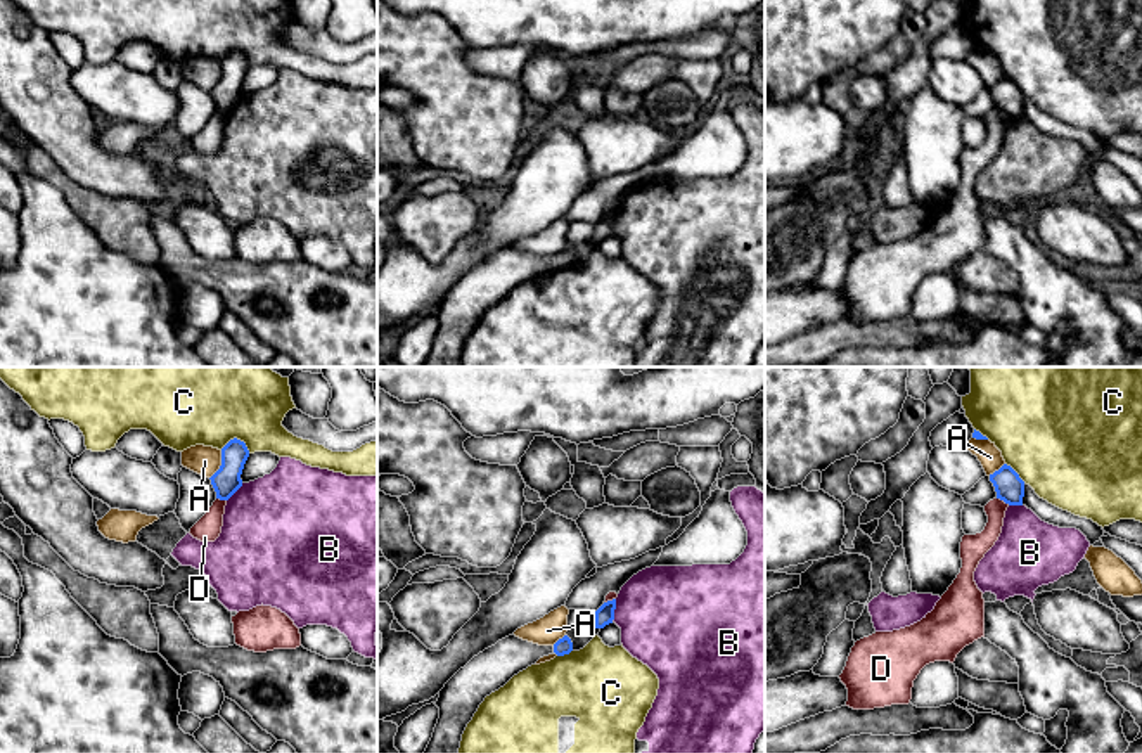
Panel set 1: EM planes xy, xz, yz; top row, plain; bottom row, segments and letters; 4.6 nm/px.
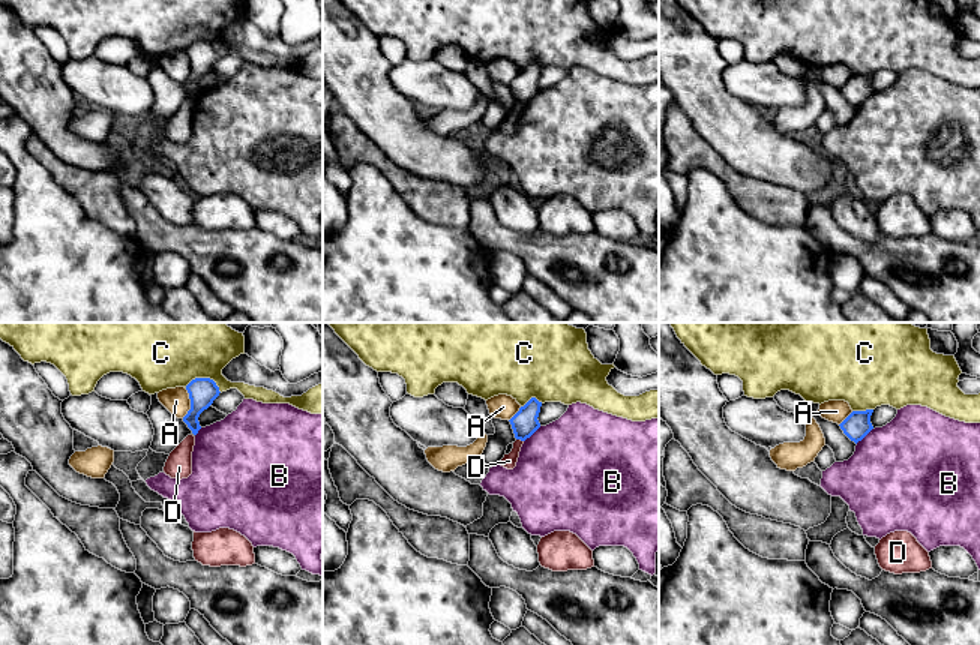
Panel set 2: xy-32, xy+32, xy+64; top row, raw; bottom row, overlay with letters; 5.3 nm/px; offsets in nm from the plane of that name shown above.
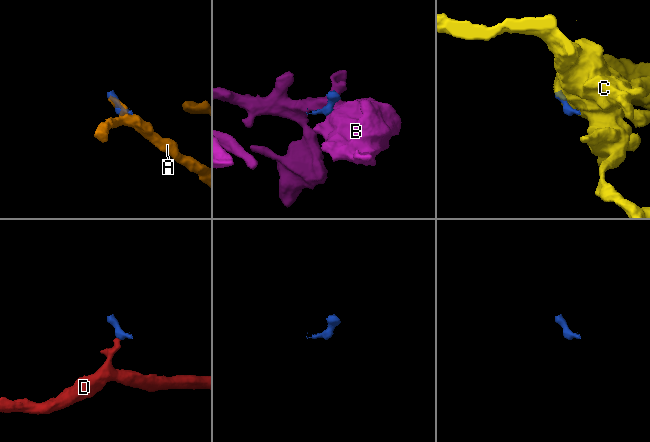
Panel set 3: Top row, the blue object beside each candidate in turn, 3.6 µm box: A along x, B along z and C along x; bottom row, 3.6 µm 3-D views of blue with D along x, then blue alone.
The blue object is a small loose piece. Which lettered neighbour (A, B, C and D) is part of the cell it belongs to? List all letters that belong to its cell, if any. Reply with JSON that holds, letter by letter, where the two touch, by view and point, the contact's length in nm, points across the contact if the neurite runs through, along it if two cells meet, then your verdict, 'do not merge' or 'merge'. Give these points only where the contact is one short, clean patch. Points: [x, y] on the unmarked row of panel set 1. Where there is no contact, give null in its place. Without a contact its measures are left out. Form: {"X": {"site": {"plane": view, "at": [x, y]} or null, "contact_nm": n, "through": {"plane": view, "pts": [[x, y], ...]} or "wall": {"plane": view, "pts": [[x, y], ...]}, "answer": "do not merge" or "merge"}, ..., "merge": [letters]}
{"A": {"site": {"plane": "xy", "at": [222, 77]}, "contact_nm": 150, "answer": "do not merge"}, "B": {"site": {"plane": "xz", "at": [615, 220]}, "contact_nm": 110, "wall": {"plane": "xz", "pts": [[616, 212], [611, 232]]}, "answer": "do not merge"}, "C": {"site": {"plane": "xy", "at": [236, 51]}, "contact_nm": 140, "answer": "do not merge"}, "D": {"site": {"plane": "yz", "at": [1004, 113]}, "contact_nm": 70, "wall": {"plane": "yz", "pts": [[997, 109], [1009, 116]]}, "answer": "do not merge"}, "merge": []}

